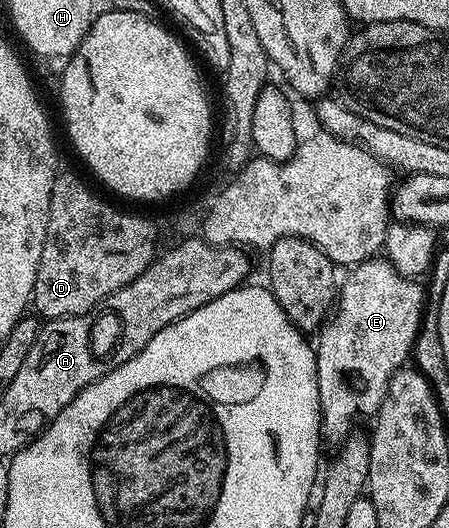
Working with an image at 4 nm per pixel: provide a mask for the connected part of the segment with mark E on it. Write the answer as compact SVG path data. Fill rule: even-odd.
M386 258L364 260L363 263L354 265L348 272L351 273L348 274L347 281L344 284L342 281L341 287L338 289L337 303L333 309L333 315L318 333L317 339L319 339L319 344L317 340L317 343L314 345L315 361L317 362L317 390L319 391L319 427L322 439L326 443L328 440L332 446L344 444L347 441L347 437L356 431L355 420L361 419L362 416L367 416L367 418L374 417L375 413L378 412L381 402L387 393L389 378L398 368L404 367L412 355L415 346L415 336L419 332L420 324L423 323L423 310L425 307L424 285L418 279L402 276Z

